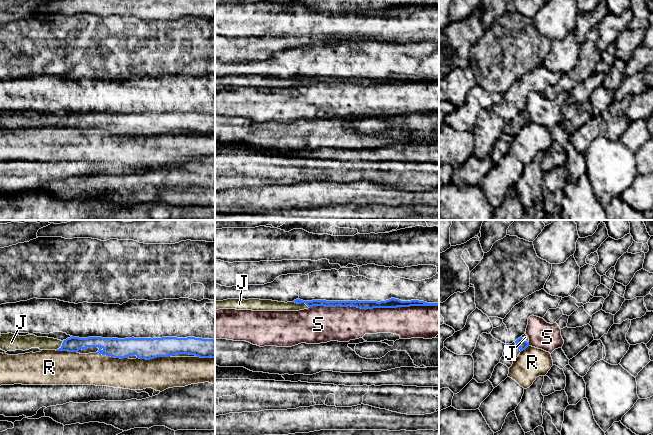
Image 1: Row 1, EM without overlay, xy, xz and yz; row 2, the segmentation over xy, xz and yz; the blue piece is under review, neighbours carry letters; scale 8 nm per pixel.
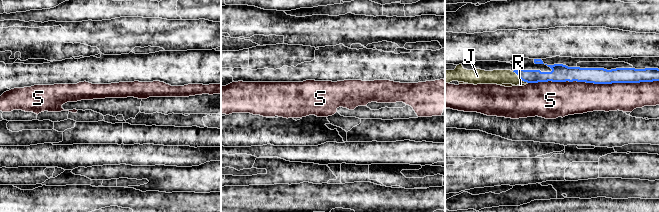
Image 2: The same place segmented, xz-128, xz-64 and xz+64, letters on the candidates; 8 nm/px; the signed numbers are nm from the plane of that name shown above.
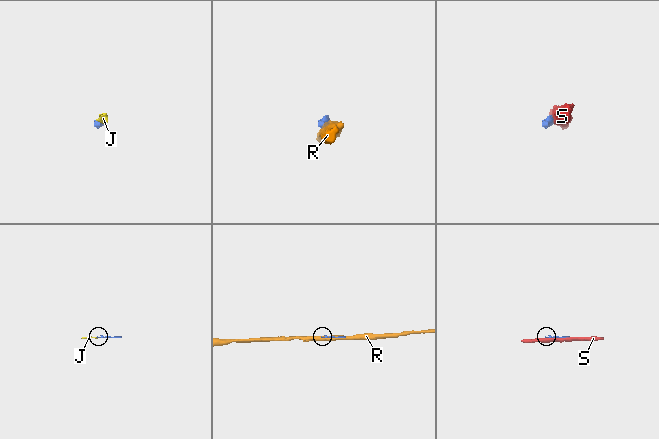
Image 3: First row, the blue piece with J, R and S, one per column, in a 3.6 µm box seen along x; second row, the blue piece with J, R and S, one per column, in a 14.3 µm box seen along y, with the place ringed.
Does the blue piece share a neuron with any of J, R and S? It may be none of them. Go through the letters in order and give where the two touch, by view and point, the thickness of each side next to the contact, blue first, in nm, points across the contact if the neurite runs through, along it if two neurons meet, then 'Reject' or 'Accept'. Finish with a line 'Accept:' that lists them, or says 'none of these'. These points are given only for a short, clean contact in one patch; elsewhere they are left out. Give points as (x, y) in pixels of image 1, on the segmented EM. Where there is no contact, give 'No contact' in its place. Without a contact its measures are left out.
J: Touches blue at xz (301, 302). Thickness 50 nm (blue) against 90 nm. Path across: xz (312, 303), (301, 302), (294, 306), (270, 305). Accept
R: Touches blue at xy (153, 358). Thickness 180 nm (blue) against 260 nm. Reject
S: Touches blue at xz (373, 307). Thickness 80 nm (blue) against 280 nm. Reject
Accept: J

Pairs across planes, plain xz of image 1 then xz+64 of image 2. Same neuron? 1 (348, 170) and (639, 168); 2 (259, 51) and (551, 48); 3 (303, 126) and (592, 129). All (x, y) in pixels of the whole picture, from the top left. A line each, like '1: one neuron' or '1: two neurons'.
1: one neuron
2: one neuron
3: one neuron

